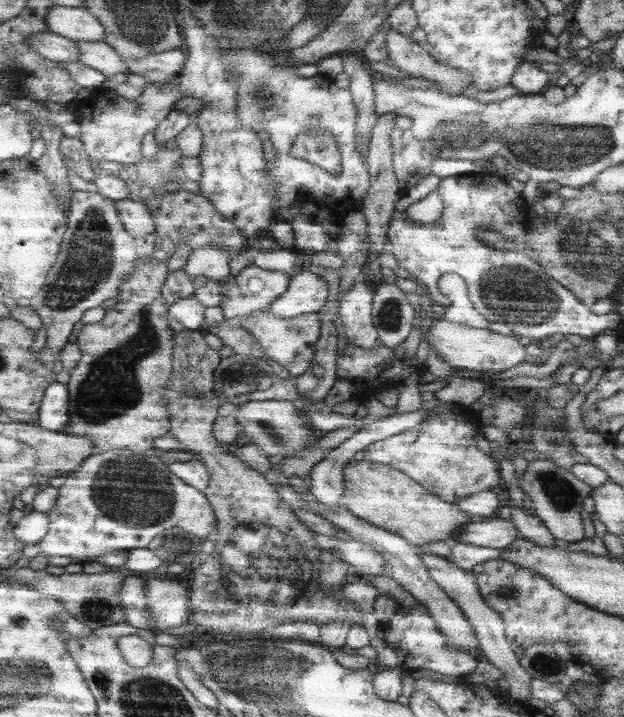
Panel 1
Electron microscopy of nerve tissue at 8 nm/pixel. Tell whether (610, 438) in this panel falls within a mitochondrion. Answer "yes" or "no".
no

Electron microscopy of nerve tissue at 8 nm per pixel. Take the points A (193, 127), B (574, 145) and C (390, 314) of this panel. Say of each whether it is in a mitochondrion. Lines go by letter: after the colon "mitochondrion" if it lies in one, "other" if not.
A: other
B: mitochondrion
C: mitochondrion

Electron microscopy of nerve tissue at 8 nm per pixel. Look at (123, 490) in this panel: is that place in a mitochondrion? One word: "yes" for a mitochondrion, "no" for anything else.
yes

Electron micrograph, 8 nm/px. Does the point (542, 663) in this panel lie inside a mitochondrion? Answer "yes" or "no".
yes

